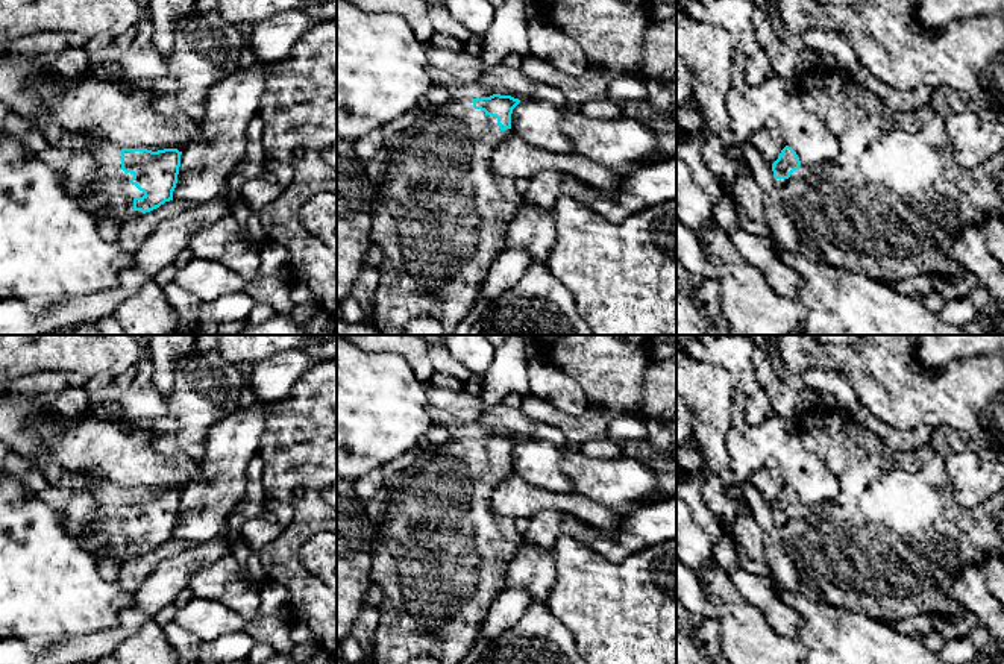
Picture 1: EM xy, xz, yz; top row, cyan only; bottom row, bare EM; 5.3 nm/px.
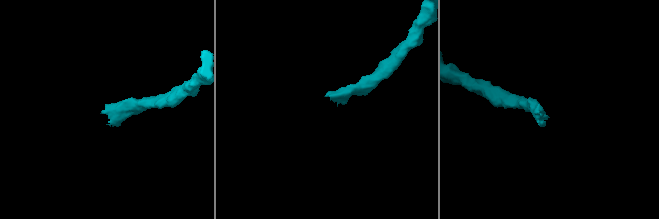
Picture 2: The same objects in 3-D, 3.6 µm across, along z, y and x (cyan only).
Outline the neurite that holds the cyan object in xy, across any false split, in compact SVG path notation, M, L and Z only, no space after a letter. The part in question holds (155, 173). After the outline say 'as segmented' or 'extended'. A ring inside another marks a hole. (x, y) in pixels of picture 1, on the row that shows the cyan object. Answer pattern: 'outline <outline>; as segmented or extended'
outline M52 118L41 120L41 133L50 147L71 150L91 149L96 153L97 173L83 186L79 197L80 206L94 220L97 220L100 212L105 212L120 224L124 220L140 217L173 200L182 155L177 149L158 152L147 149L118 149L109 141L96 146L88 143L82 133L59 127Z; extended

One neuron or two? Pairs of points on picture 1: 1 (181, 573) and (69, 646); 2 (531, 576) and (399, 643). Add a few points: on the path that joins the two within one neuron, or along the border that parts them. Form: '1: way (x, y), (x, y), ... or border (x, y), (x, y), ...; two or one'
1: way (153, 598), (116, 635), (96, 645); one
2: border (516, 552), (507, 566), (505, 587); two

